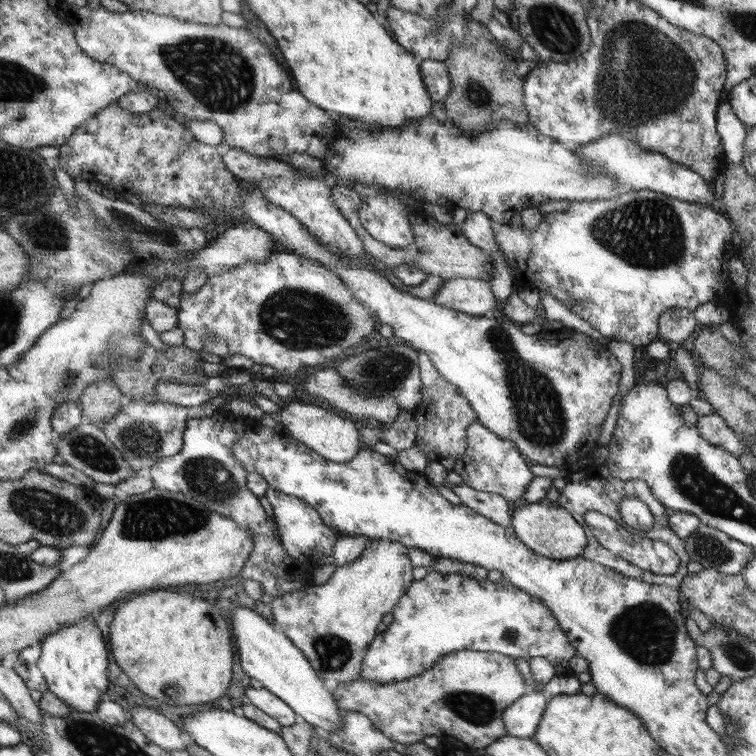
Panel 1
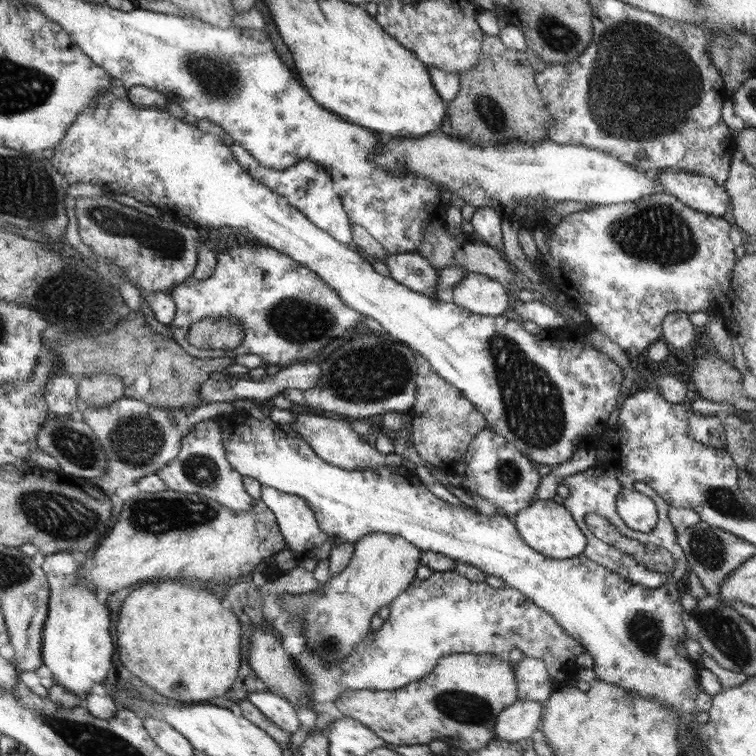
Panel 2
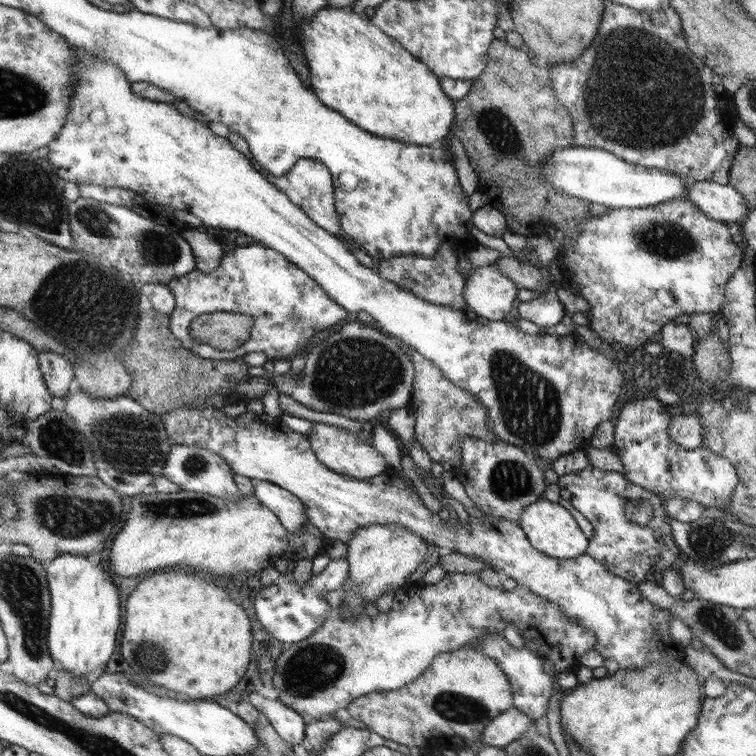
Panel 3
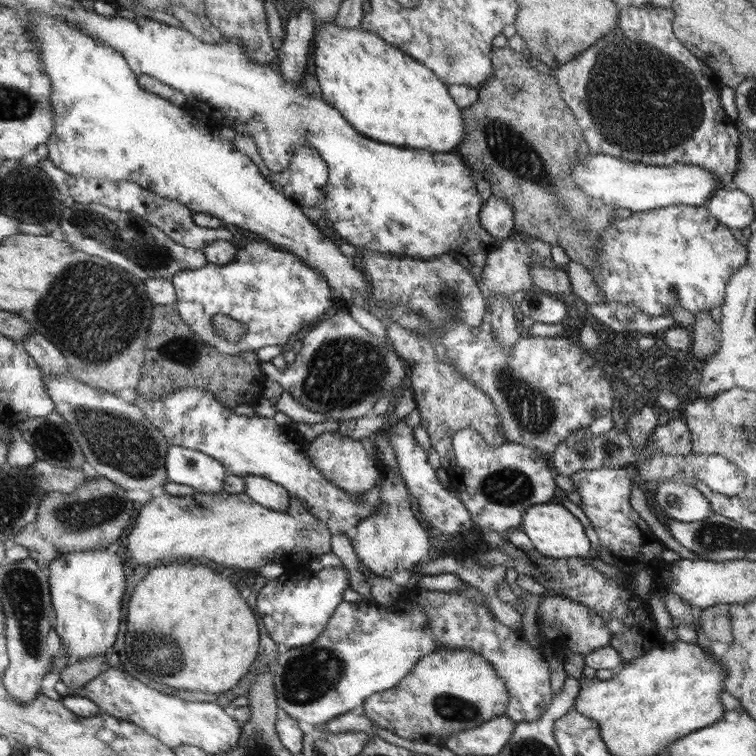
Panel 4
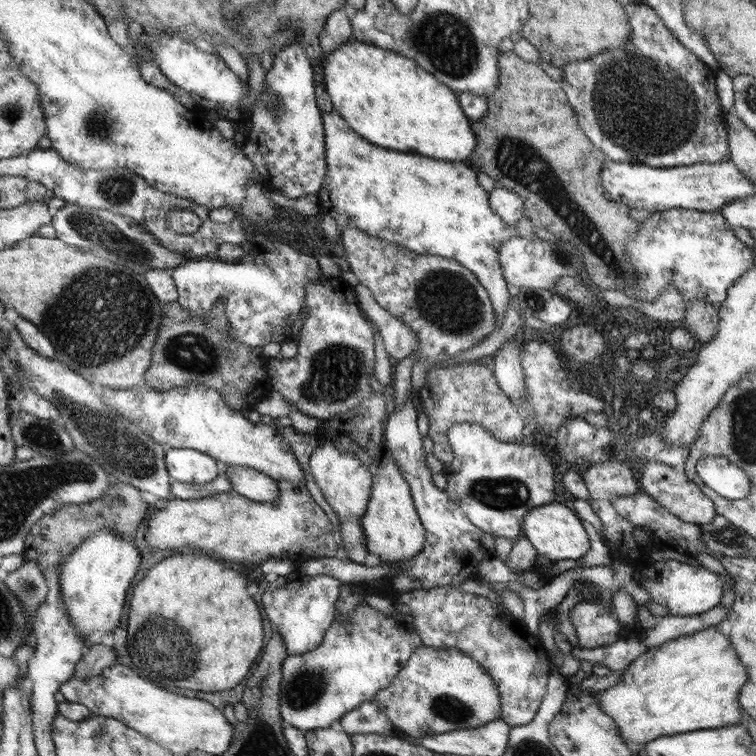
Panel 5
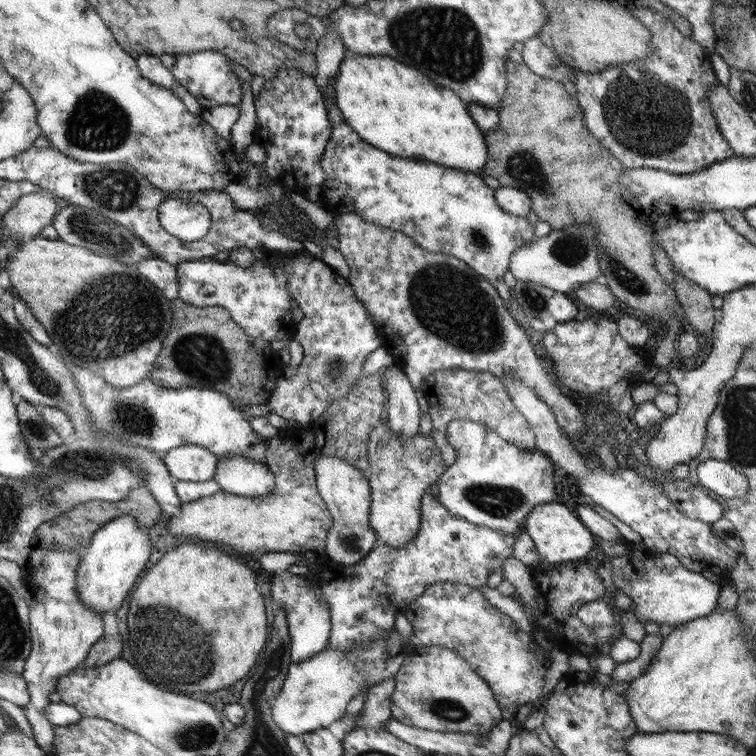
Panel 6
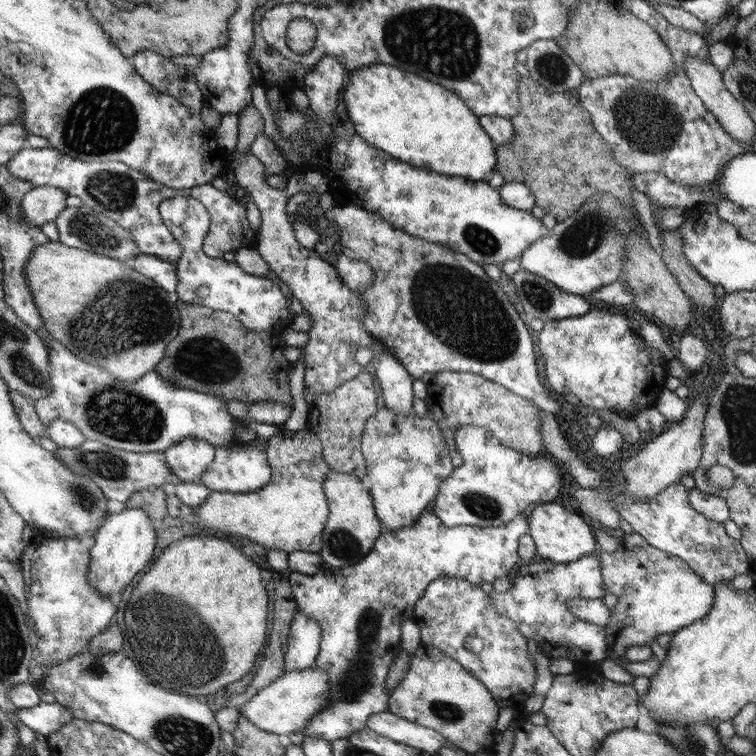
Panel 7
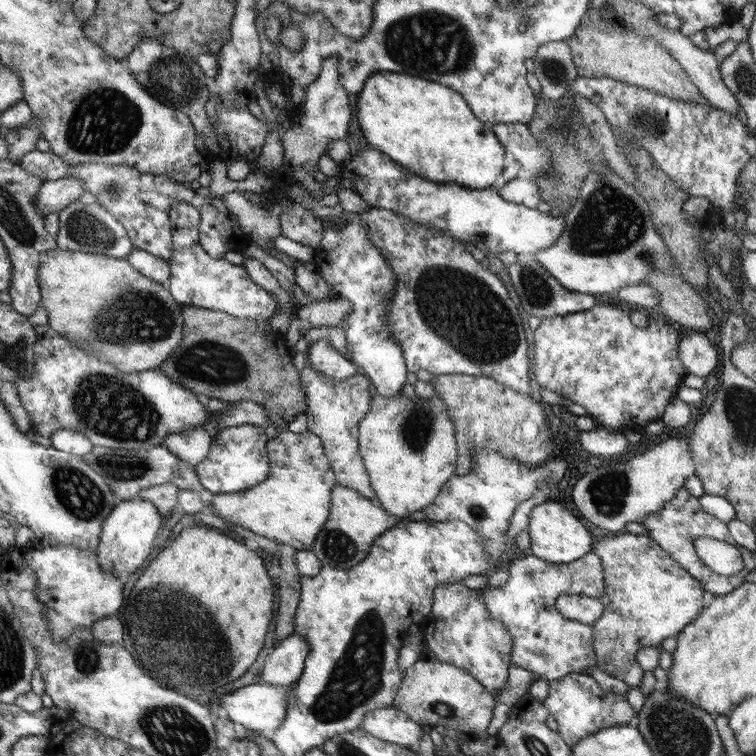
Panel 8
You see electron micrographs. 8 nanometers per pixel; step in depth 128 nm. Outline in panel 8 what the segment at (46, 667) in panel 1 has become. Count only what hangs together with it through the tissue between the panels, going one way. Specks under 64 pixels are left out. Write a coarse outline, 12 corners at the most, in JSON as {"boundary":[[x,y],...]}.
{"boundary":[[141,498],[107,516],[102,572],[122,578],[148,560],[162,518]]}

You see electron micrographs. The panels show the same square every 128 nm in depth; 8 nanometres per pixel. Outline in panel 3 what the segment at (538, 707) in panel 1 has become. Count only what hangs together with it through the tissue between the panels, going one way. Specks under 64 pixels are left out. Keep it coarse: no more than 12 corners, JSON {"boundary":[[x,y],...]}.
{"boundary":[[510,708],[492,719],[472,747],[506,748],[522,740],[533,724]]}

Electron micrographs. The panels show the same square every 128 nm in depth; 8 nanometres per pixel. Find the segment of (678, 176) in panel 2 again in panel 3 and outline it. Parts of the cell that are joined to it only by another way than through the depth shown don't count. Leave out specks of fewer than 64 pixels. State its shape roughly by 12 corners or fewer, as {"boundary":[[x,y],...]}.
{"boundary":[[697,180],[687,198],[708,217],[741,225],[748,201],[731,184]]}

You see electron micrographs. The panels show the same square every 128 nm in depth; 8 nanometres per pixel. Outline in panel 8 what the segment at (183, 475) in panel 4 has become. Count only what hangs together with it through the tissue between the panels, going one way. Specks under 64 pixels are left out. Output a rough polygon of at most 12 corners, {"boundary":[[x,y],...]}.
{"boundary":[[203,426],[168,435],[170,452],[194,467],[214,439]]}

